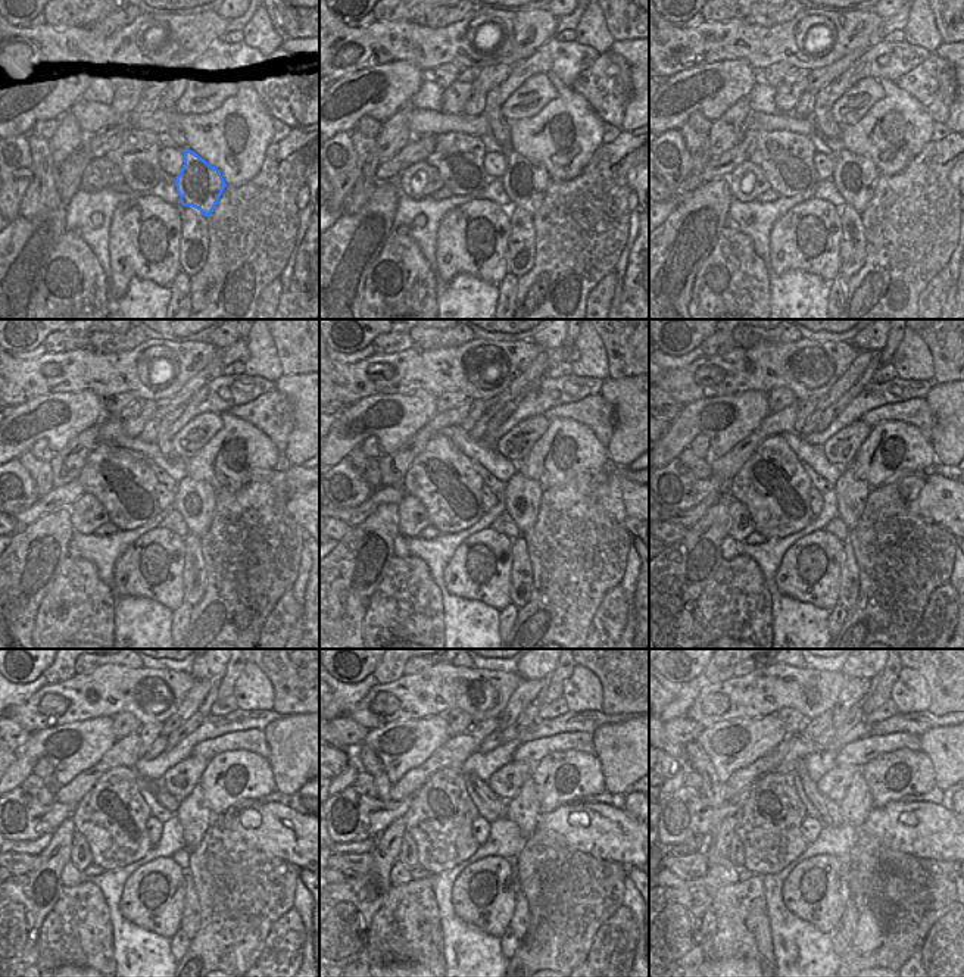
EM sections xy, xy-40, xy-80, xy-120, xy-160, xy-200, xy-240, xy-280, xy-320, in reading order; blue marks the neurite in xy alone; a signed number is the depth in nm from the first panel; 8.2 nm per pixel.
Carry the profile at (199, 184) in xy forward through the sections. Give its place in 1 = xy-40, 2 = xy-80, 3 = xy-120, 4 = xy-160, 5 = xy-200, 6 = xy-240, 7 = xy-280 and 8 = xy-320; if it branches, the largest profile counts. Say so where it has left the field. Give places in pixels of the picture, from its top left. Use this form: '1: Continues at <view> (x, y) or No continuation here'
1: Continues at xy-40 (526, 181)
2: Continues at xy-80 (855, 177)
3: Continues at xy-120 (195, 501)
4: Continues at xy-160 (523, 498)
5: Continues at xy-200 (851, 492)
6: Continues at xy-240 (193, 812)
7: Continues at xy-280 (524, 809)
8: Continues at xy-320 (857, 804)

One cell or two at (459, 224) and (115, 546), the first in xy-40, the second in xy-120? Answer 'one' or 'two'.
two

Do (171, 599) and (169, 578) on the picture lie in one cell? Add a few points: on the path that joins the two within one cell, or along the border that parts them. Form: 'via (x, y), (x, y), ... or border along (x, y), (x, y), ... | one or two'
via (171, 595), (169, 583) | one

